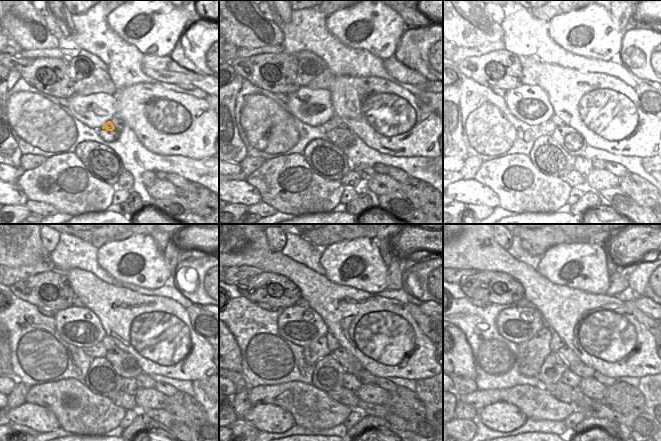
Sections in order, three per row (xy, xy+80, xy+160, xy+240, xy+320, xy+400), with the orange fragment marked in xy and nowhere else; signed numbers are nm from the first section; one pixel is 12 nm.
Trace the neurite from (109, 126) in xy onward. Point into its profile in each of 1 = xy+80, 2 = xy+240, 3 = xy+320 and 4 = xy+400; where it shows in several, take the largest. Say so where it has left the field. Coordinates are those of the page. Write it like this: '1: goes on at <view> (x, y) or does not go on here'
1: goes on at xy+80 (329, 125)
2: goes on at xy+240 (98, 350)
3: goes on at xy+320 (315, 351)
4: goes on at xy+400 (531, 354)

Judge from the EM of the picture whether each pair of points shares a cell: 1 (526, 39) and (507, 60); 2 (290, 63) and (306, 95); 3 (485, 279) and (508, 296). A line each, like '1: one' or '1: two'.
1: two
2: two
3: one

